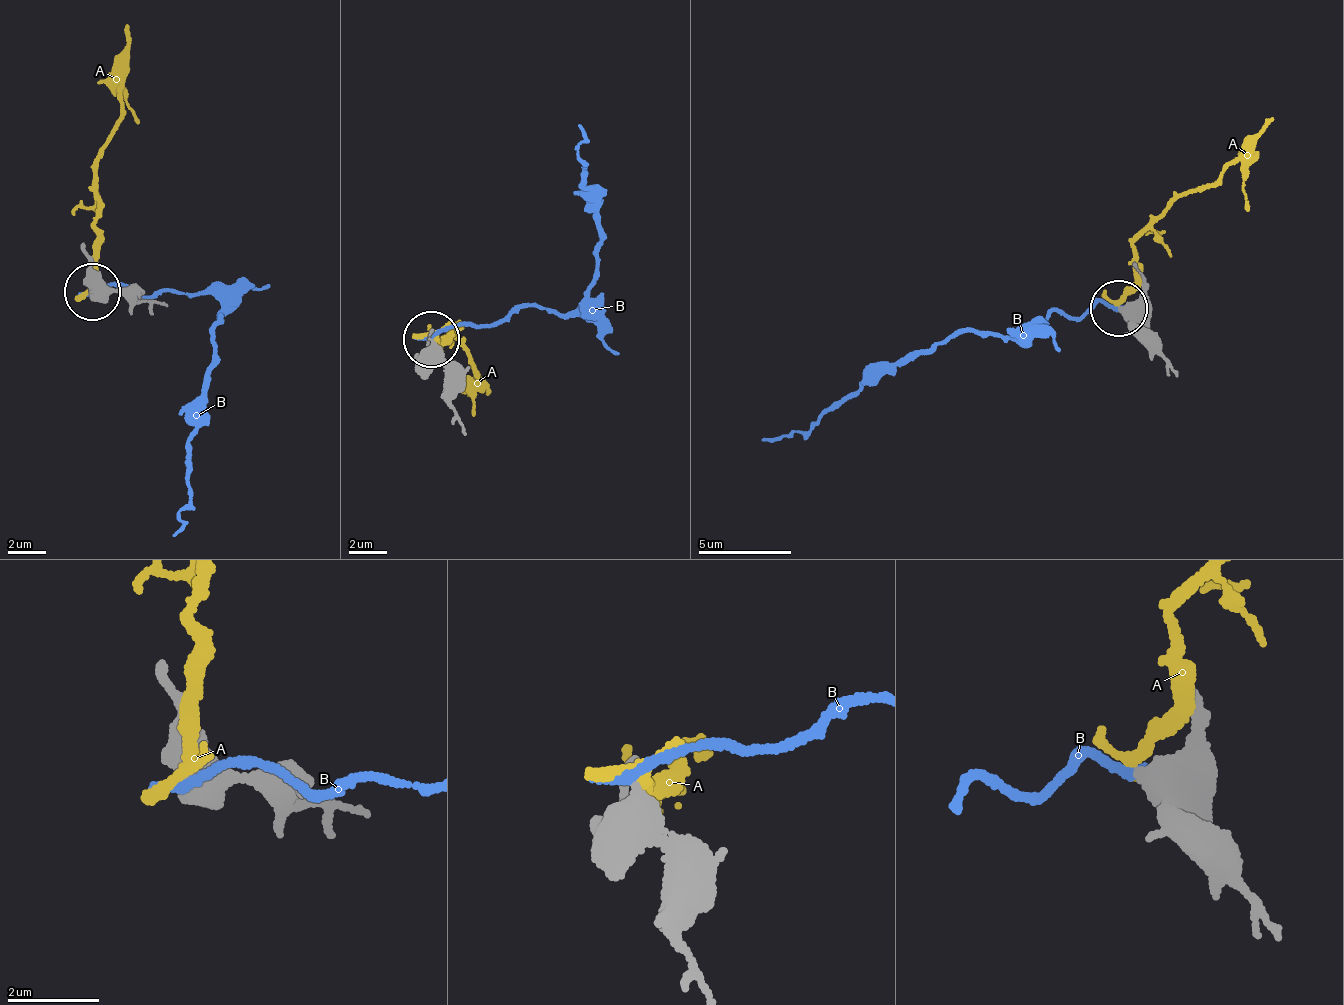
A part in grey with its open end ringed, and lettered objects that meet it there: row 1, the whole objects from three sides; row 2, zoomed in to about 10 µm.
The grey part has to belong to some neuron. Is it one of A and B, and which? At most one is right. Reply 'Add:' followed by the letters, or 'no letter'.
Add: no letter

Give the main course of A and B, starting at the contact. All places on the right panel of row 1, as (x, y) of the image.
A: (1121, 303), (1136, 278), (1132, 239), (1183, 195), (1217, 181), (1273, 116)
B: (1117, 307), (1096, 301), (1076, 319), (1050, 312), (1011, 339), (956, 329), (891, 362), (803, 433), (762, 437)

